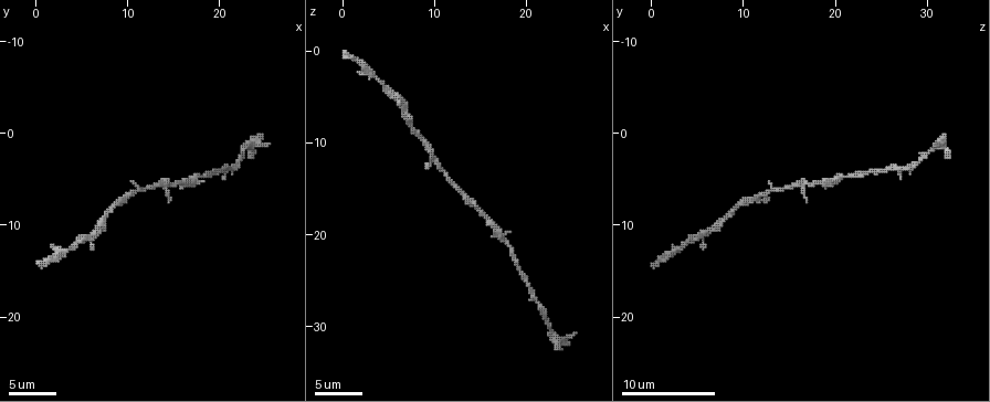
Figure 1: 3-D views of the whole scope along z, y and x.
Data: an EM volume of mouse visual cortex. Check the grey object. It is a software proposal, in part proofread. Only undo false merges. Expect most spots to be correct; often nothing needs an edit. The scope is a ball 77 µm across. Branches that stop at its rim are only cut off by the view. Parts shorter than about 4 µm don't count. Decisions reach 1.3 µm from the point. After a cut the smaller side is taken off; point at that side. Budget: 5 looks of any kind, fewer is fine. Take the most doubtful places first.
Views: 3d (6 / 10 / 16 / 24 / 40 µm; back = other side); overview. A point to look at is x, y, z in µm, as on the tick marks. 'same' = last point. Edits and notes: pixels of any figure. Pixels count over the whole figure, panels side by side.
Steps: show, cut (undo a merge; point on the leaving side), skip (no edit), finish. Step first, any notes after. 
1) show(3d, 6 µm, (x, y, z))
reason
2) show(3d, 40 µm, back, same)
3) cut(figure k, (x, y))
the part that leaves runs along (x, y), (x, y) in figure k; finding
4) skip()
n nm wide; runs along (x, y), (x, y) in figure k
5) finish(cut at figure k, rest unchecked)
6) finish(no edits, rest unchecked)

show(3d, 10 µm, (19.2, 4.2, 23.8))
narrows sharply

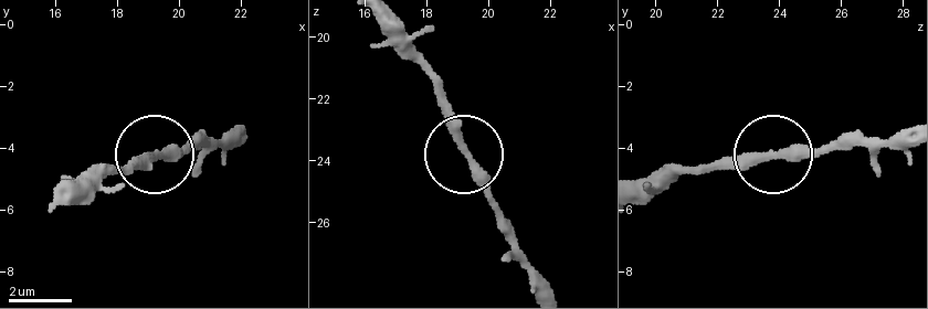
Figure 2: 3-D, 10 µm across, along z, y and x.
show(3d, 6 µm, (19.2, 4.3, 23.7))
closer look

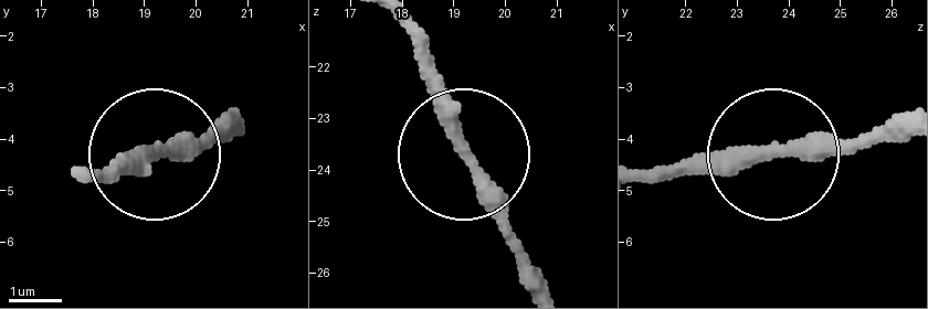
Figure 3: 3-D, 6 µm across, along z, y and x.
skip()
290 nm wide; runs along (646, 172), (879, 141) in figure 3; one neuron here

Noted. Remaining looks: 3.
show(3d, 10 µm, (13.0, 5.4, 15.8))

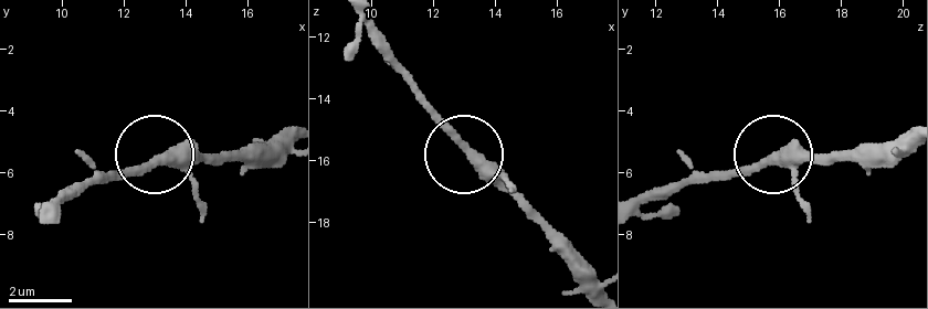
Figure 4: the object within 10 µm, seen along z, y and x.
skip()
runs along (157, 162), (229, 157) in figure 4; one neuron here

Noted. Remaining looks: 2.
show(3d, 6 µm, (5.0, 11.2, 4.2))
calibre changes

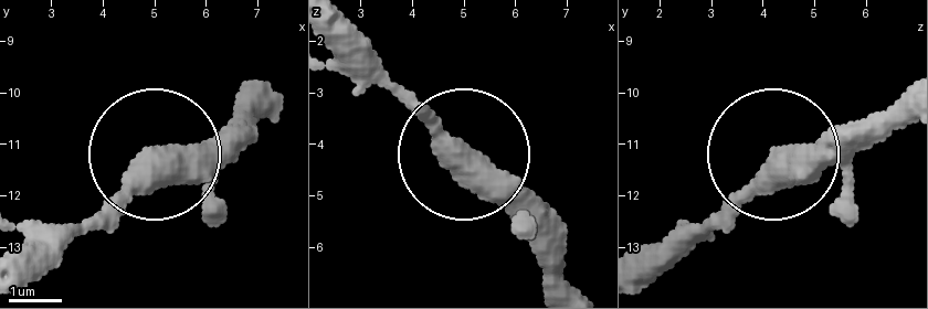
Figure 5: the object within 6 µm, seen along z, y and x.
skip()
runs along (899, 98), (772, 156), (679, 252) in figure 5; continuous, no second neuron

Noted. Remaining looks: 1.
finish(no edits, rest unchecked)

